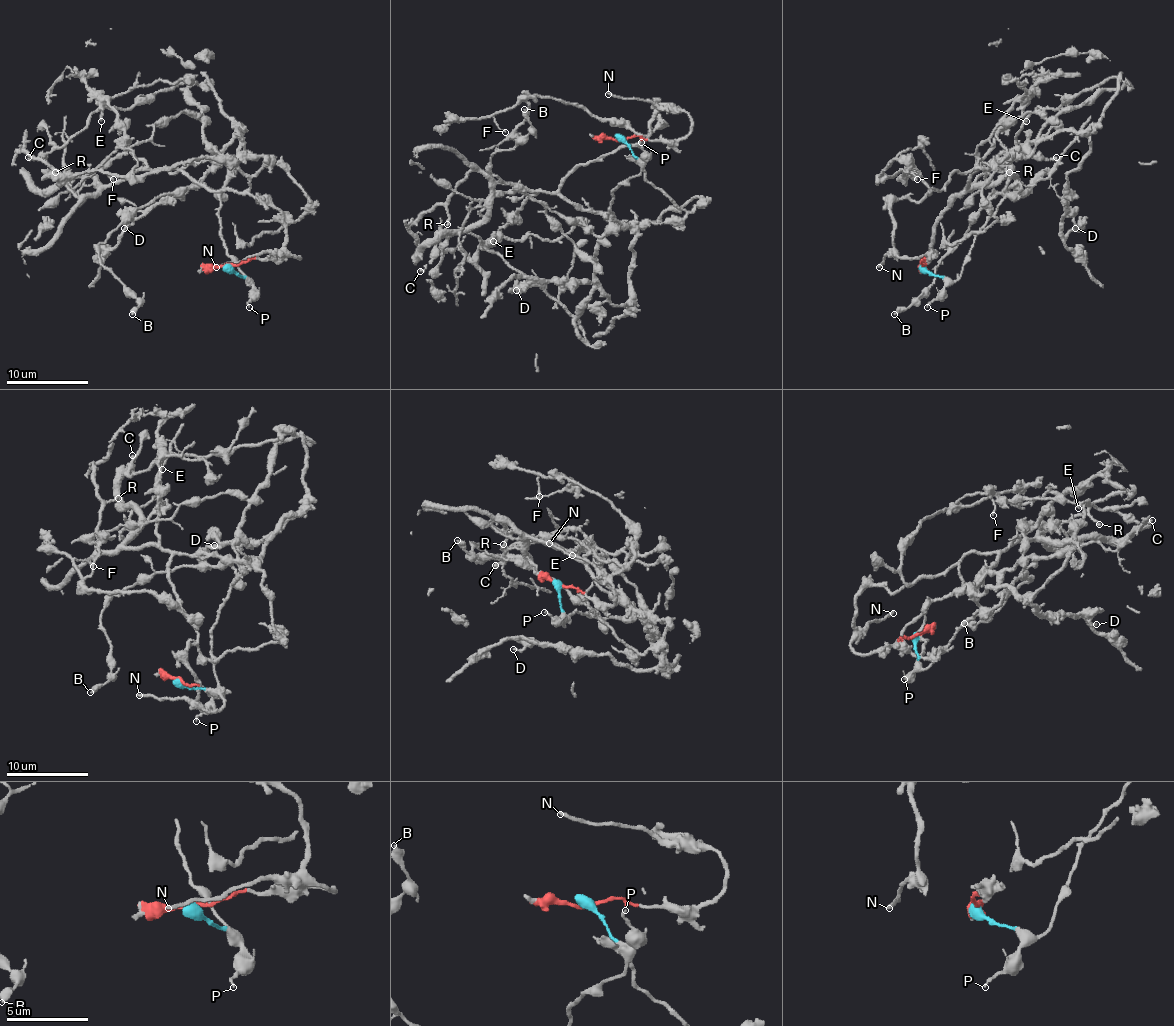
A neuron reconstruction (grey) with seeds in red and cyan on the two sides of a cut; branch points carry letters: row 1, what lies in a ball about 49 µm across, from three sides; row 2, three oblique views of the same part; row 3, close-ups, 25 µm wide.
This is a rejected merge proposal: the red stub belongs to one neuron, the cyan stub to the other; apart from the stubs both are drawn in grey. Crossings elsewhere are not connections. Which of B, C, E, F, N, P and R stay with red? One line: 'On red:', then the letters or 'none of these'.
On red: E, F, N, R

